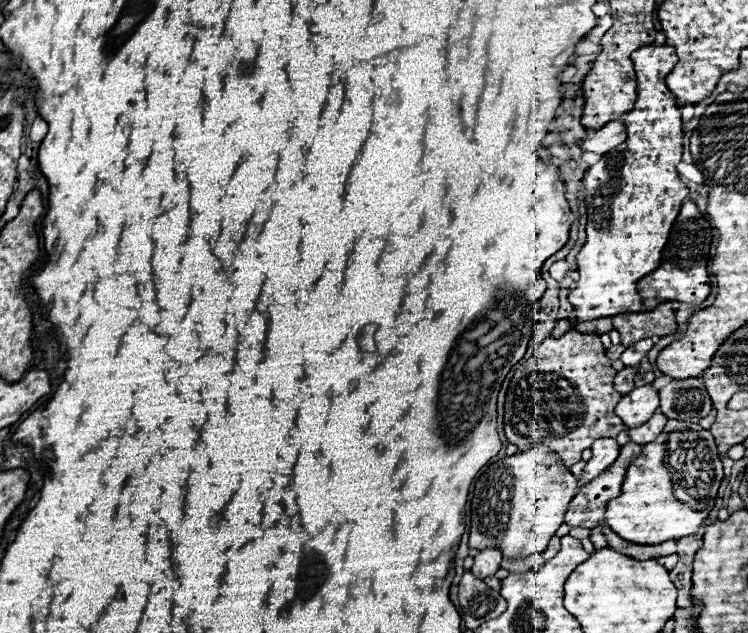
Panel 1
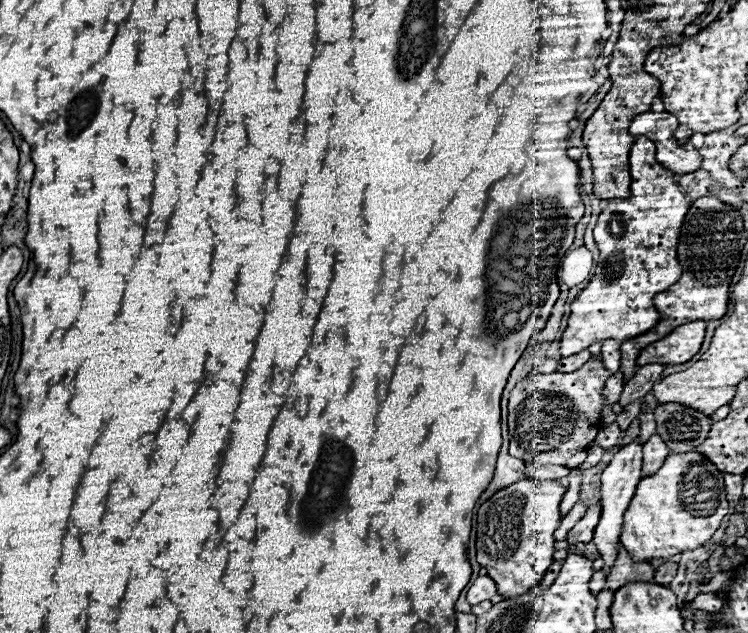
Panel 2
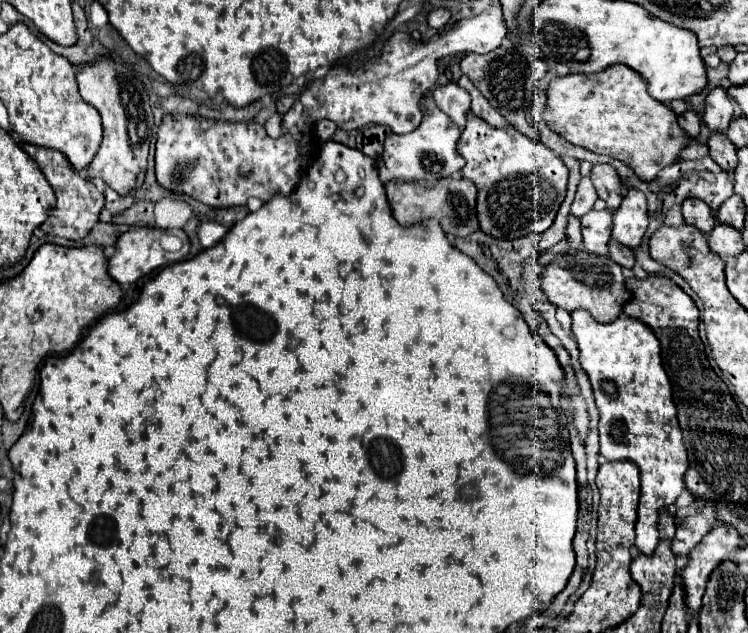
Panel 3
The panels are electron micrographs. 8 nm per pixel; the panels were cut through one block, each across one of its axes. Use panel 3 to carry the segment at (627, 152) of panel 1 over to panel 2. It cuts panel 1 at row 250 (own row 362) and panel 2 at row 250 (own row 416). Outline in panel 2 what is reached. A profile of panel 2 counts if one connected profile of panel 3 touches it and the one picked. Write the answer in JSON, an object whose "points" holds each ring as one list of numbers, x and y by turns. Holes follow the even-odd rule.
{"points":[[638,136,630,150,630,174,632,174,630,192,632,196,628,200,610,200,596,222,594,240,600,248,600,260,594,268,592,280,572,302,572,314,568,318,568,326,560,340,562,358,574,356,600,340,612,338,612,340,624,342,644,332,650,332,660,320,660,314,654,306,654,296,662,292,664,288,676,284,676,280,680,280,682,276,682,266,678,264,676,246,678,246,680,228,690,208,690,202,686,202,684,194,678,190,674,182,674,174,668,172,660,162,656,162,654,156,656,156,654,142,648,140,646,136]]}

